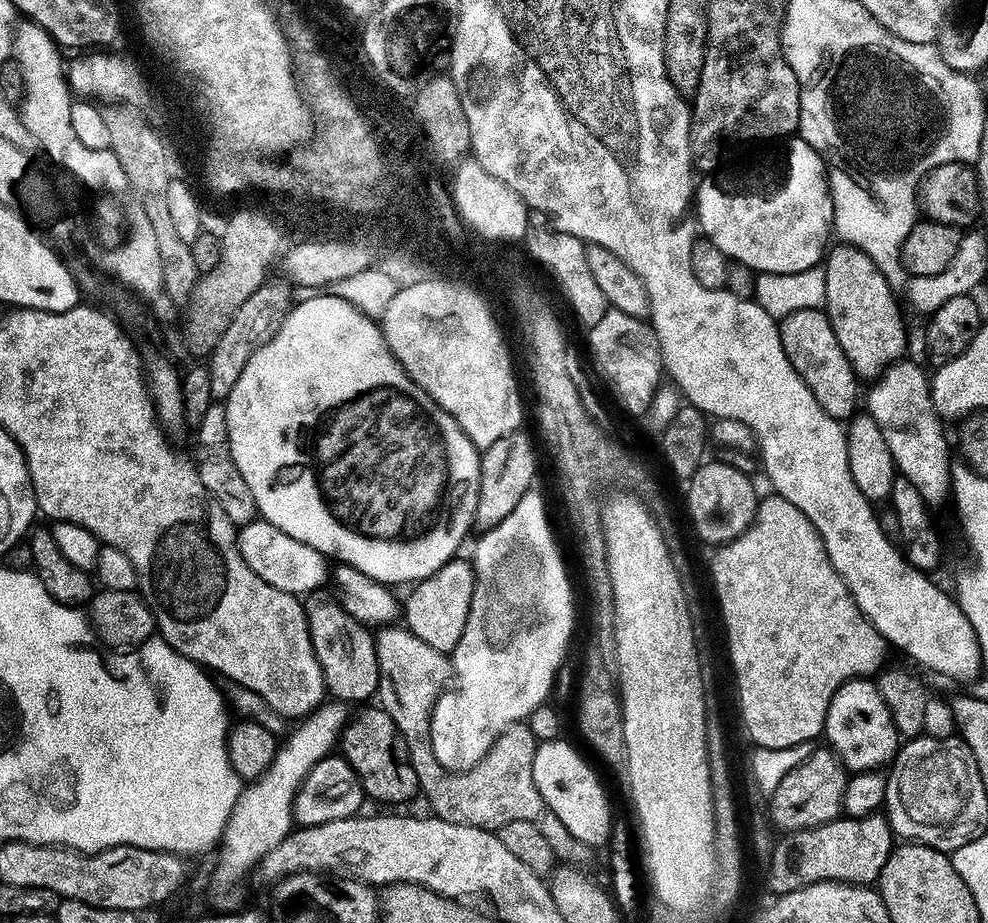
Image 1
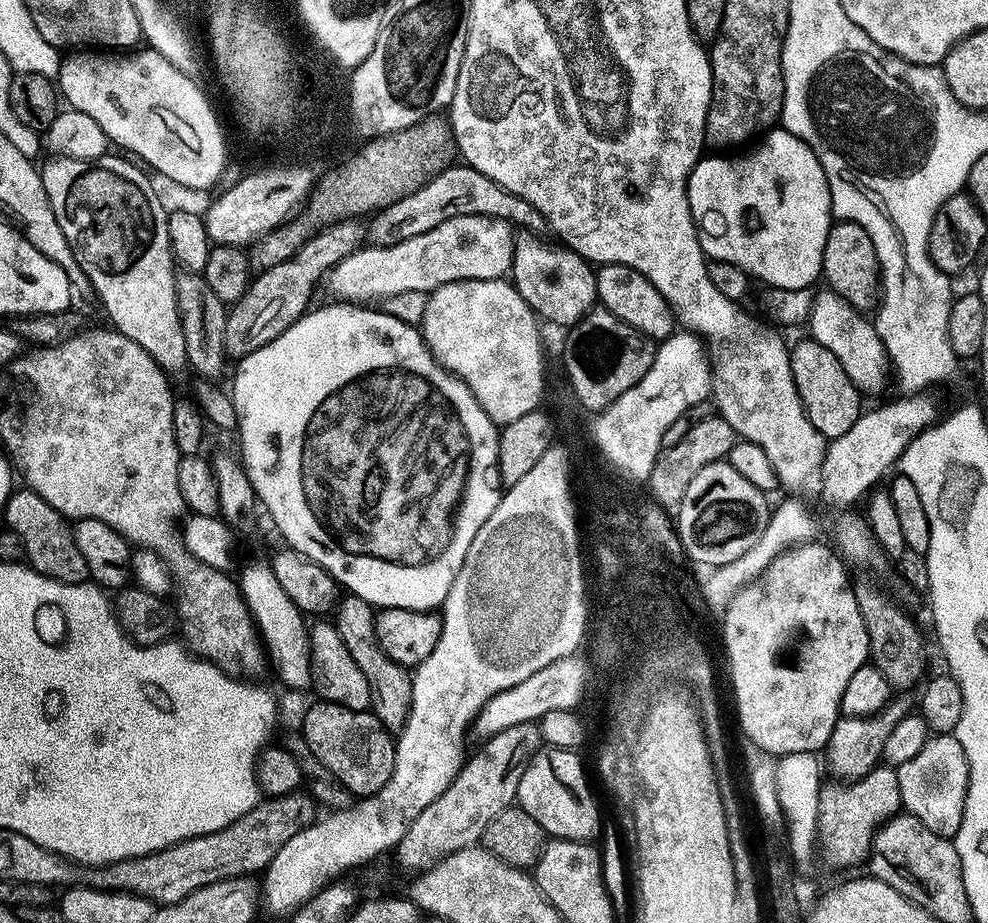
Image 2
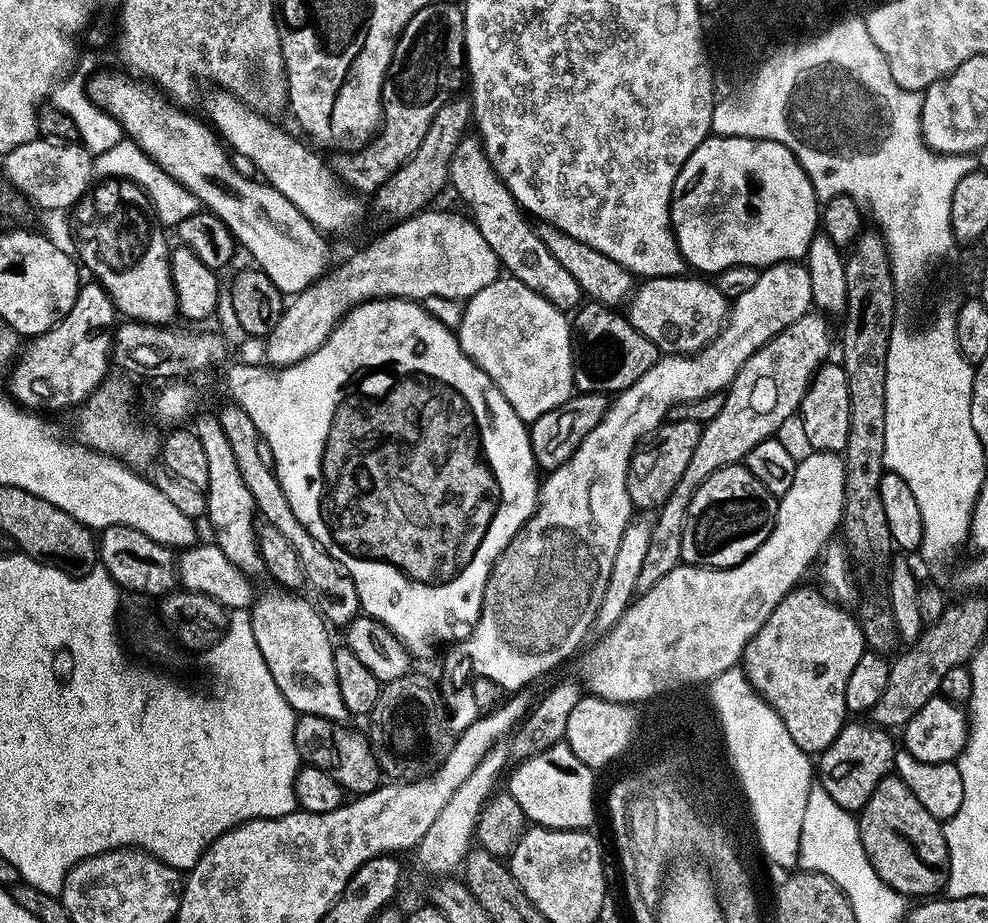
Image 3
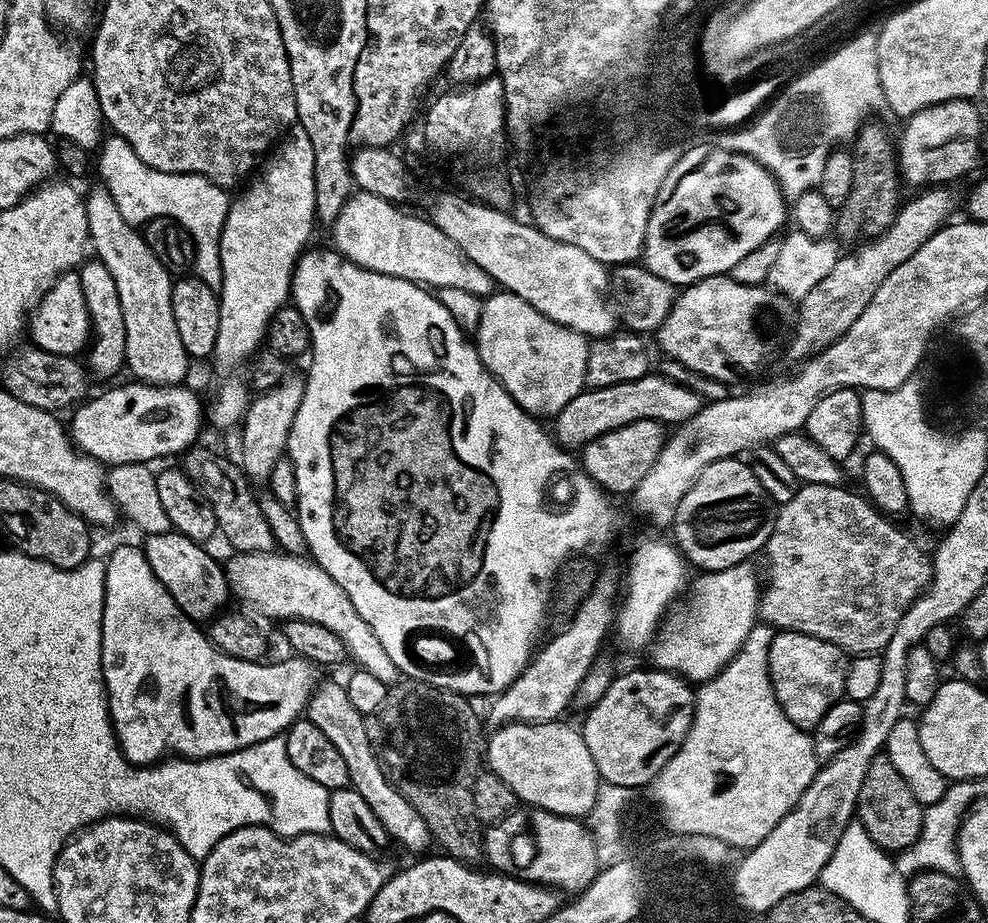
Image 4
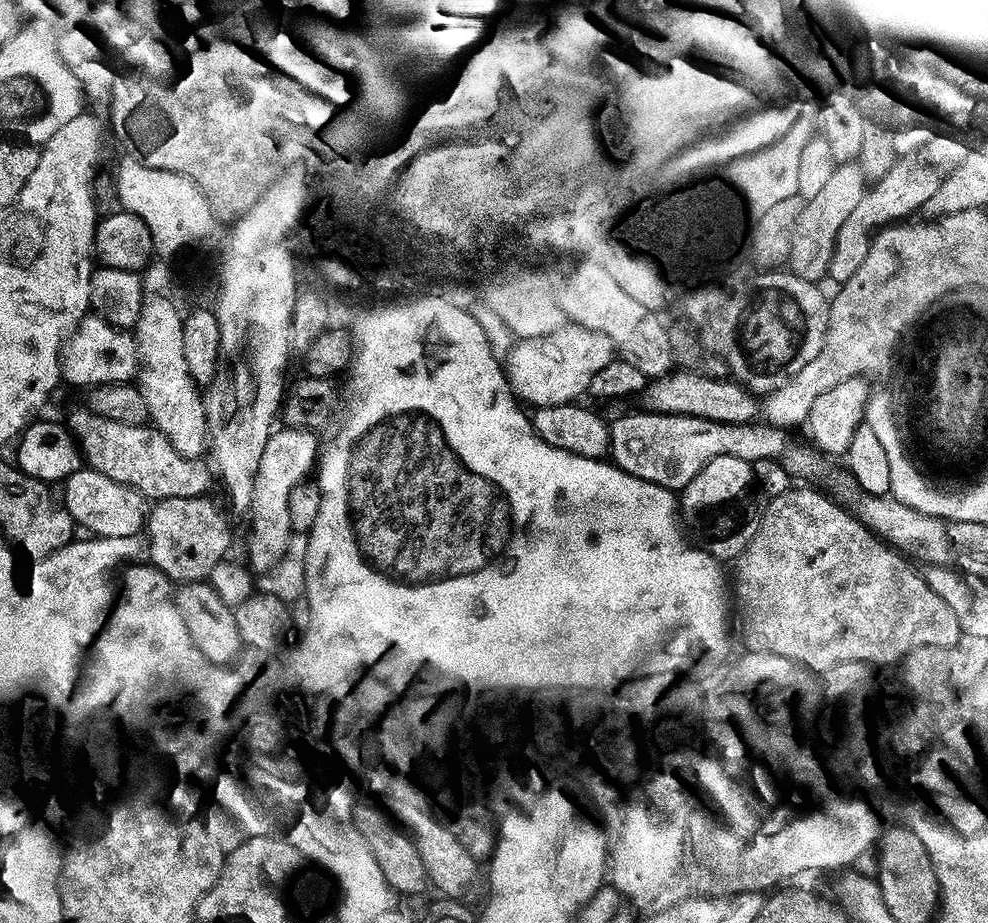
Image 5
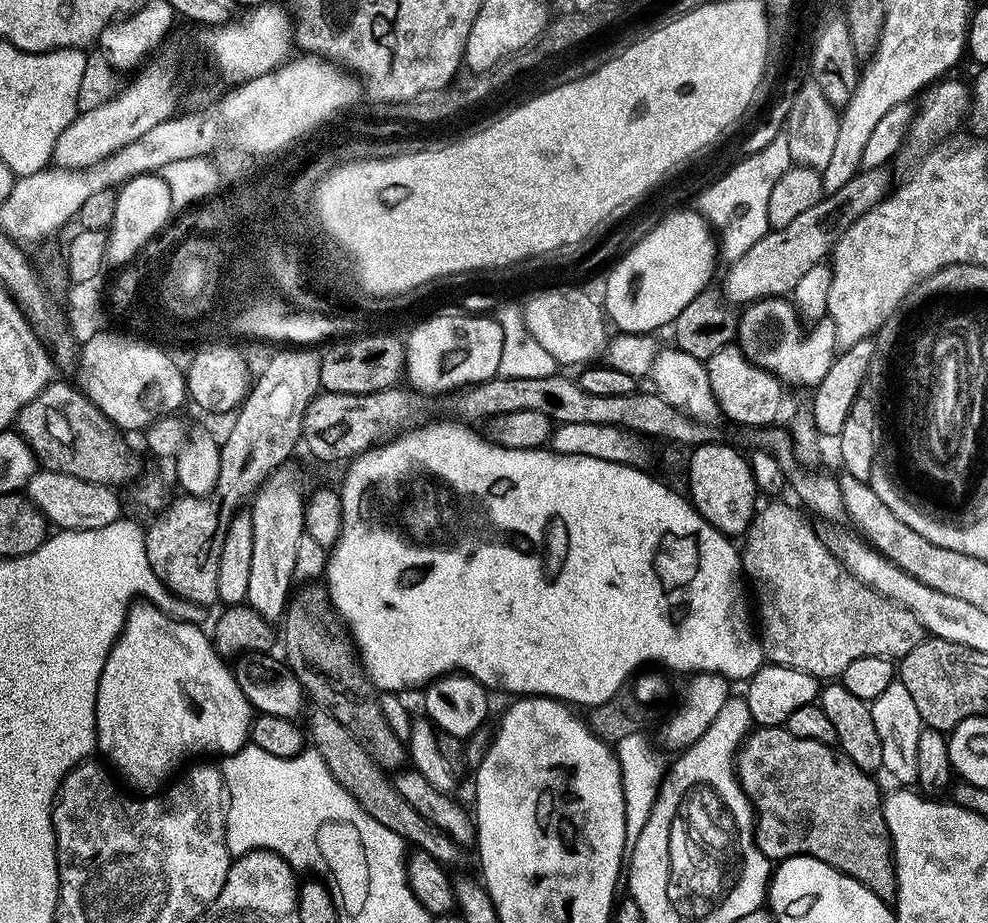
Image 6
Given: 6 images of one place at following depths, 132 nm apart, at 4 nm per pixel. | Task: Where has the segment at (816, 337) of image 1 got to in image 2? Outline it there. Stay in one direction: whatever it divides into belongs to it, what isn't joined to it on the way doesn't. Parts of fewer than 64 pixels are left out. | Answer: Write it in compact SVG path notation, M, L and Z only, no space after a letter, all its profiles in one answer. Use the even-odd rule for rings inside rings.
M811 338L800 340L796 345L793 343L790 355L796 389L802 398L806 418L810 418L814 430L818 430L818 434L822 434L828 442L846 434L846 430L850 430L850 426L854 426L860 417L862 393L854 386L850 374L842 370L842 362L838 362L838 358L834 358L826 346Z

